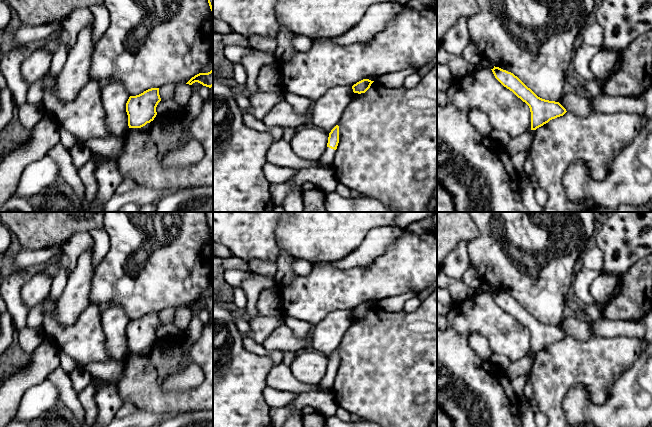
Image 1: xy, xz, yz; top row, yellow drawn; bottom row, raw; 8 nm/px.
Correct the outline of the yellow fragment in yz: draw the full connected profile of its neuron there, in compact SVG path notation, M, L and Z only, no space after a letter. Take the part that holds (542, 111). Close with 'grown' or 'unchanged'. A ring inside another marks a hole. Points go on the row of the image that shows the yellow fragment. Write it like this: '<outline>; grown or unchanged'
M499 67L491 69L495 78L518 98L525 102L531 112L531 130L548 123L550 120L563 116L567 111L559 103L538 97L513 73Z; unchanged

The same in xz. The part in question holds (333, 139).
M336 125L329 133L327 148L320 157L319 162L323 165L331 165L339 143L339 126Z; grown

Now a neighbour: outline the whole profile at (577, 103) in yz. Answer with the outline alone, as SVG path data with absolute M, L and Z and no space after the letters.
M579 91L563 94L558 102L567 112L573 113L578 117L587 117L593 113L592 103L588 96Z

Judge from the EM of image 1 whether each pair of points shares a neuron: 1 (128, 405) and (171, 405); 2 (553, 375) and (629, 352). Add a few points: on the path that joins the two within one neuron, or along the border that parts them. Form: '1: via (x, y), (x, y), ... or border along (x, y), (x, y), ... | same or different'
1: border along (123, 402), (129, 399), (136, 409) | different
2: via (572, 362), (598, 362), (610, 357) | same

